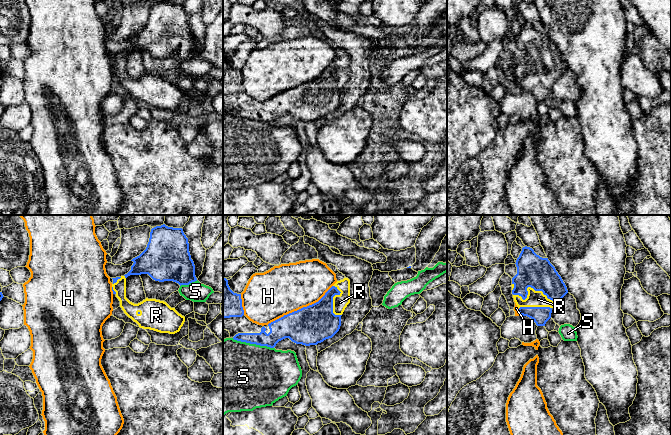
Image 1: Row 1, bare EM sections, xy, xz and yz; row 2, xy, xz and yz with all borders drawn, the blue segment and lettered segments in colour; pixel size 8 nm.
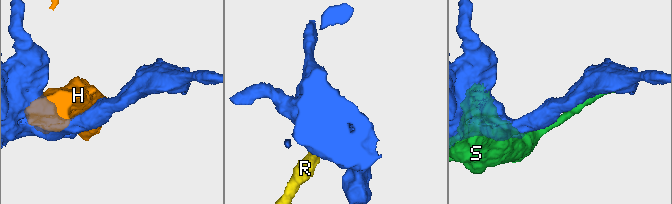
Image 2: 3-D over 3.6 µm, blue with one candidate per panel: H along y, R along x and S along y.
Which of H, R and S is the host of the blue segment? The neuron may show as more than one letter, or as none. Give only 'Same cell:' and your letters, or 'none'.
Same cell: R

